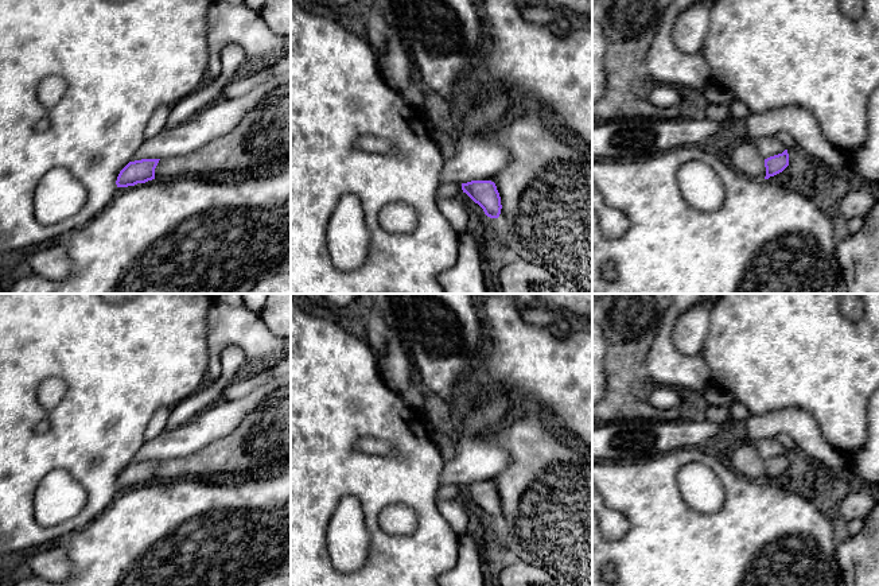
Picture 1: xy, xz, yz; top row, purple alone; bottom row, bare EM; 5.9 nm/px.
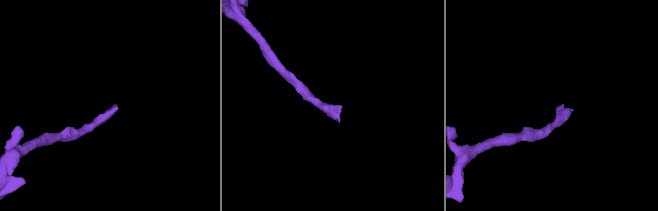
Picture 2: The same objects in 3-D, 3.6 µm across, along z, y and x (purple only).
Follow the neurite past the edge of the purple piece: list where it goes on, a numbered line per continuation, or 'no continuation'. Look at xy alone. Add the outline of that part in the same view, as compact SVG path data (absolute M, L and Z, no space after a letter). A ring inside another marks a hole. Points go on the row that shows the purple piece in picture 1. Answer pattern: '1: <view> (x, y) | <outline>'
no continuation

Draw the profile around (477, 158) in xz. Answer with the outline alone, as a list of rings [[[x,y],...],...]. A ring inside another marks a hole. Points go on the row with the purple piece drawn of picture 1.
[[[499,90],[463,108],[458,151],[442,167],[442,185],[490,181],[506,168],[512,154],[485,136],[506,124],[505,119],[513,106],[510,94]]]

